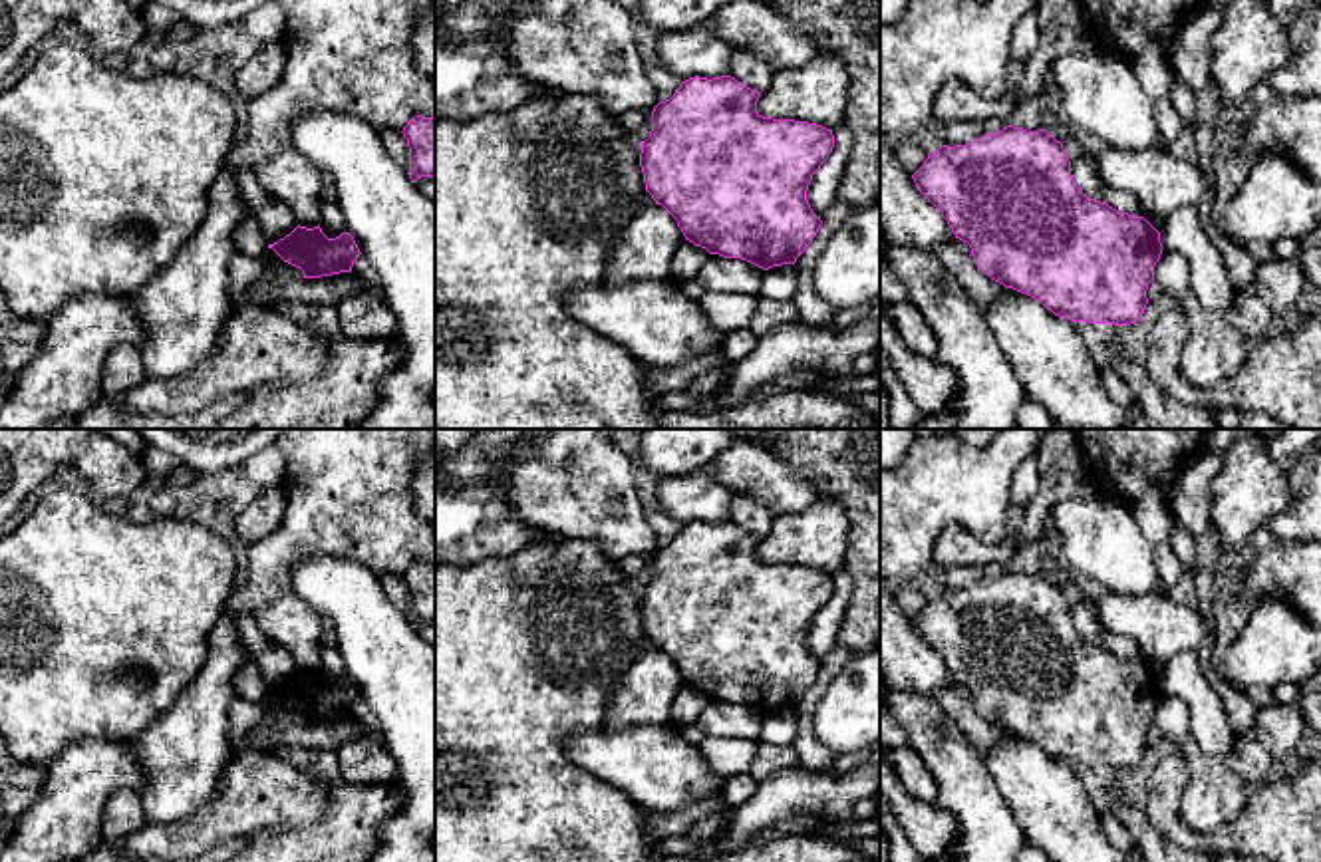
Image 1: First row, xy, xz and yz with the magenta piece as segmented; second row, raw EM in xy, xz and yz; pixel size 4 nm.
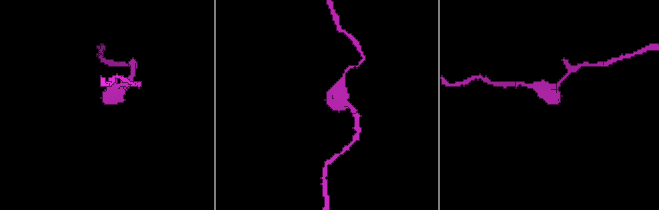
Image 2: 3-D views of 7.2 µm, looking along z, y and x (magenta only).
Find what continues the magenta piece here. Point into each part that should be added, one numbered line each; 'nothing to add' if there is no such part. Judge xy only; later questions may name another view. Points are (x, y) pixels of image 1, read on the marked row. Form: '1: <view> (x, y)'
nothing to add

